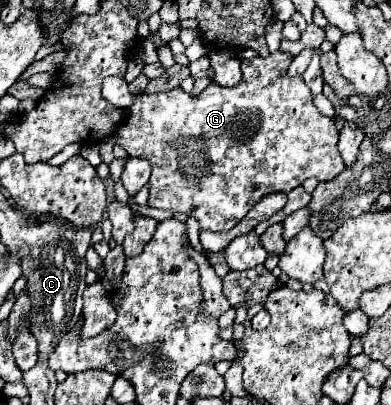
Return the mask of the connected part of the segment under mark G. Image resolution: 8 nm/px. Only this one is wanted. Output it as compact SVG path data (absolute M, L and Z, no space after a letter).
M274 52L266 58L252 58L252 60L242 60L242 82L234 88L224 88L216 82L208 84L206 90L202 90L198 96L186 94L182 88L174 88L168 92L160 92L160 94L134 94L134 104L130 106L130 118L122 124L122 128L116 130L114 140L116 144L120 144L130 156L138 156L144 158L152 164L152 176L150 176L150 198L148 198L148 206L152 208L162 208L162 210L172 210L172 212L180 212L186 216L194 216L200 224L200 230L210 230L210 232L224 232L234 228L246 214L248 210L258 204L264 196L272 194L272 192L290 192L292 188L300 186L306 178L316 176L320 182L332 180L336 178L344 168L342 168L342 158L338 156L338 130L334 126L332 118L322 116L316 106L312 104L312 94L310 88L304 84L302 78L288 78L286 70L290 66L292 56L284 54L284 52Z

